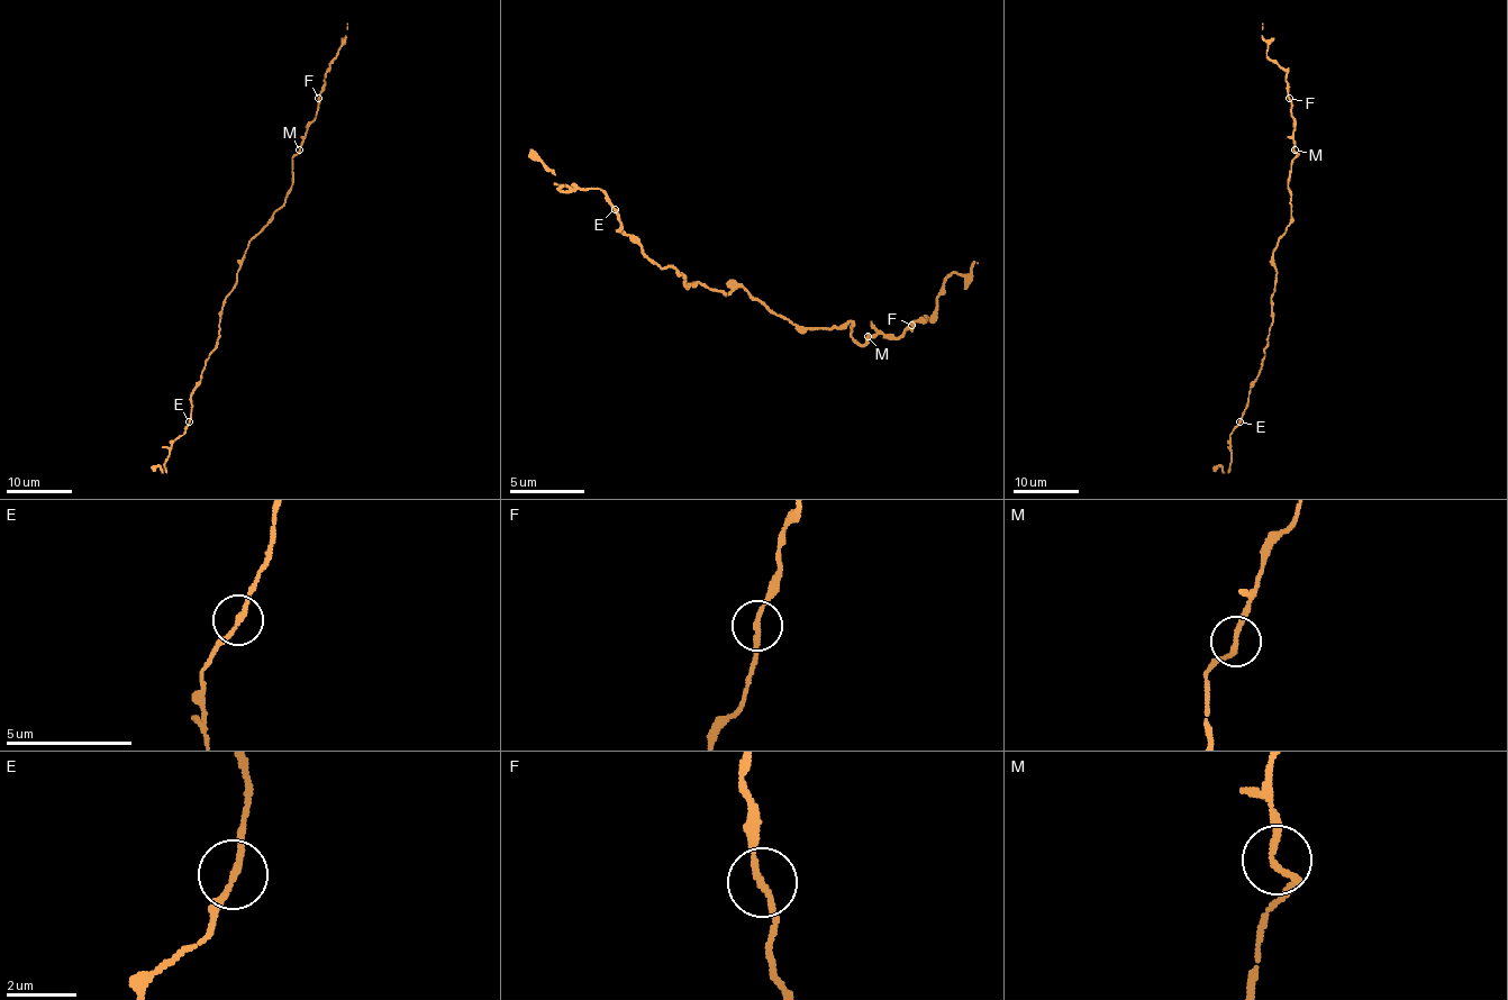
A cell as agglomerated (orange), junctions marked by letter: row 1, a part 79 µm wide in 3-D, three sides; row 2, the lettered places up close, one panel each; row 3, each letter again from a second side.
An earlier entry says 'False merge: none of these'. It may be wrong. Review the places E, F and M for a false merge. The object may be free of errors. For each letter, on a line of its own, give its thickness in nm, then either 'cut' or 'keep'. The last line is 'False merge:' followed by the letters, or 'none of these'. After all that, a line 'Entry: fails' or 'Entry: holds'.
E: 180 nm thick; keep
F: 170 nm thick; keep
M: 170 nm thick; keep
False merge: none of these
Entry: holds

